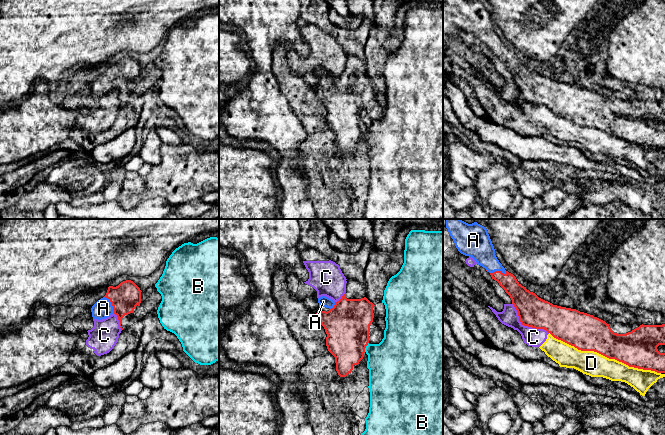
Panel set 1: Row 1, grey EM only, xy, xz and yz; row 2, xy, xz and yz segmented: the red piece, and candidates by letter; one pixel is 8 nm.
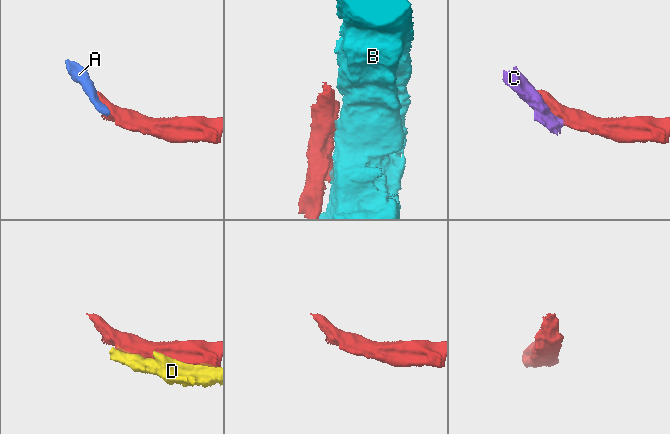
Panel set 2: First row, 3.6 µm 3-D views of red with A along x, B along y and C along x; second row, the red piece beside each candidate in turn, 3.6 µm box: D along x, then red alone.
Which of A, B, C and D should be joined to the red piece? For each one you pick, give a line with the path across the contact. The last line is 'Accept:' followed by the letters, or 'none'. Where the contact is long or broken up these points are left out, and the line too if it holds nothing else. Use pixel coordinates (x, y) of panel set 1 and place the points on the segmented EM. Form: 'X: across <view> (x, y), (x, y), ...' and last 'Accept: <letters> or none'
Accept: A

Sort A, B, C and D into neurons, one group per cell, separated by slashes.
A / B / C D

